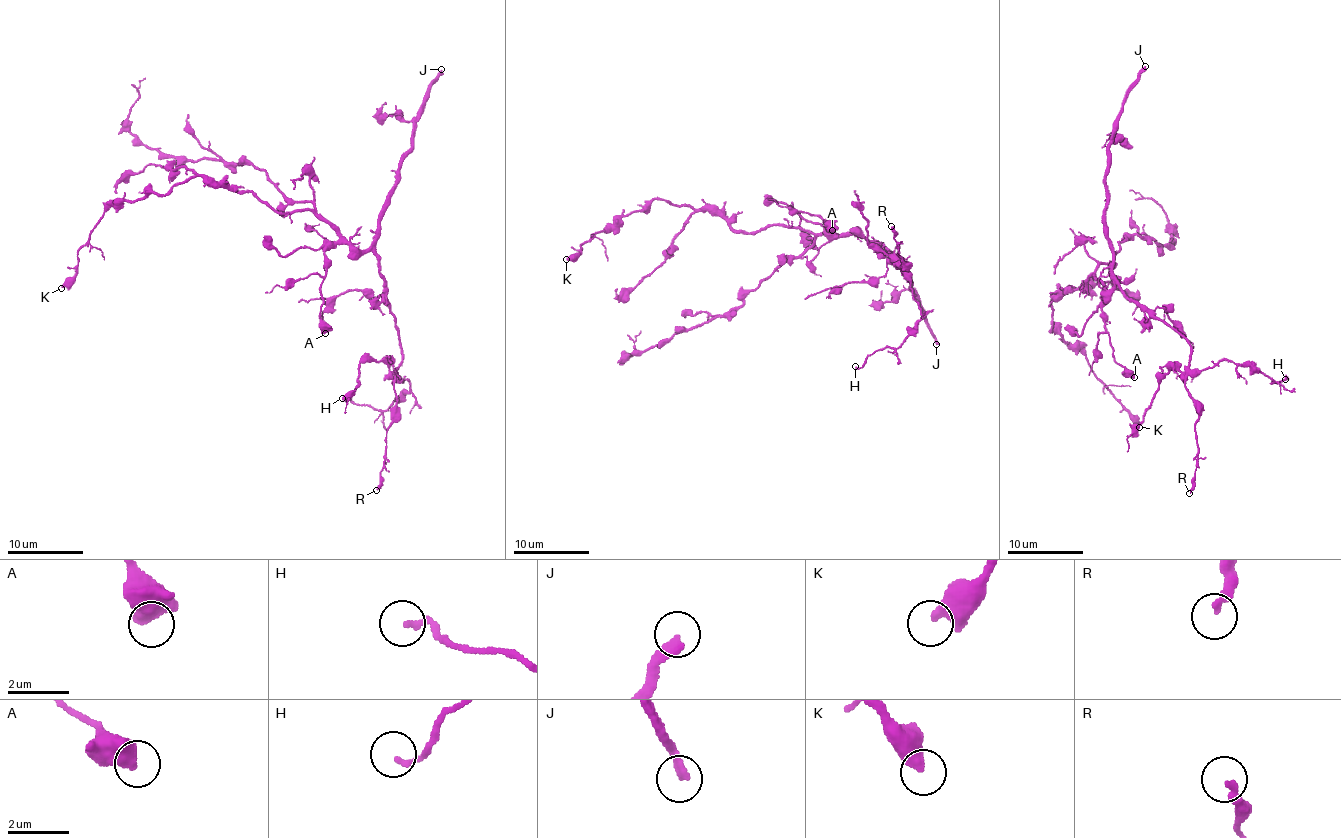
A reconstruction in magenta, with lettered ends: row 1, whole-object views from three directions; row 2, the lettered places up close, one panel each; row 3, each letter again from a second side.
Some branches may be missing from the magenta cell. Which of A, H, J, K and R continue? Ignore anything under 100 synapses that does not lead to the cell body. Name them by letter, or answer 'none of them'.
J

